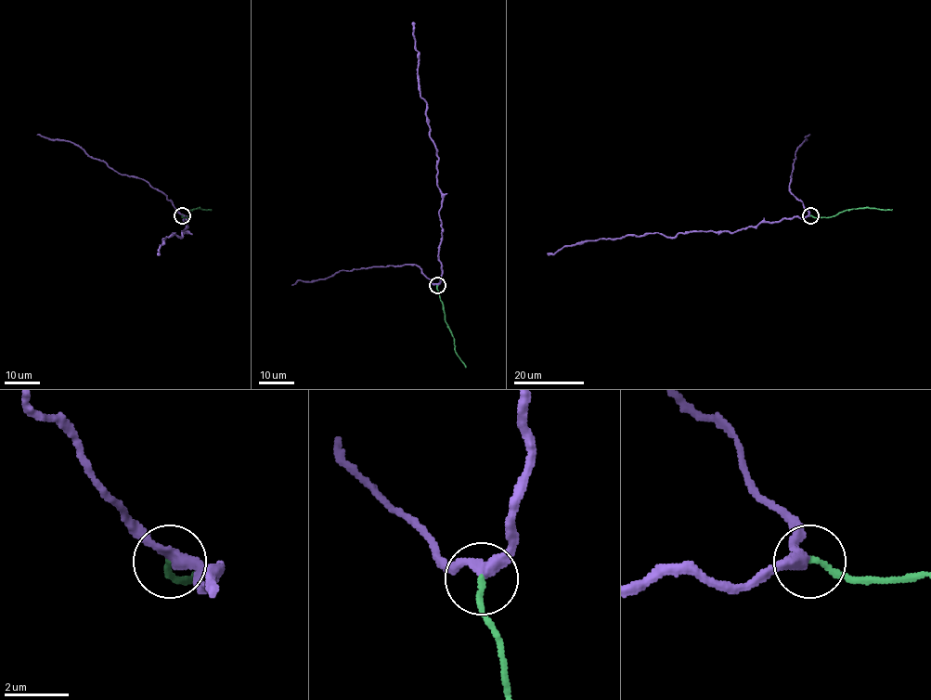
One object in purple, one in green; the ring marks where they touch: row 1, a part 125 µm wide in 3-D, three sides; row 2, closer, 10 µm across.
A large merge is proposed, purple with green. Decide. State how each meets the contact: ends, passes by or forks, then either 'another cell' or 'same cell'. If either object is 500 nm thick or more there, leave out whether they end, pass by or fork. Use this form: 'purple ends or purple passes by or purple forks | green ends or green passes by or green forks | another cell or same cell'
purple passes by | green ends | another cell

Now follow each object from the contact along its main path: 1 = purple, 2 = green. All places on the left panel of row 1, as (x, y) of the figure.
1: (182, 215), (187, 217), (187, 231), (163, 239), (158, 252)
2: (182, 215), (187, 217), (190, 210), (199, 207), (211, 209)

